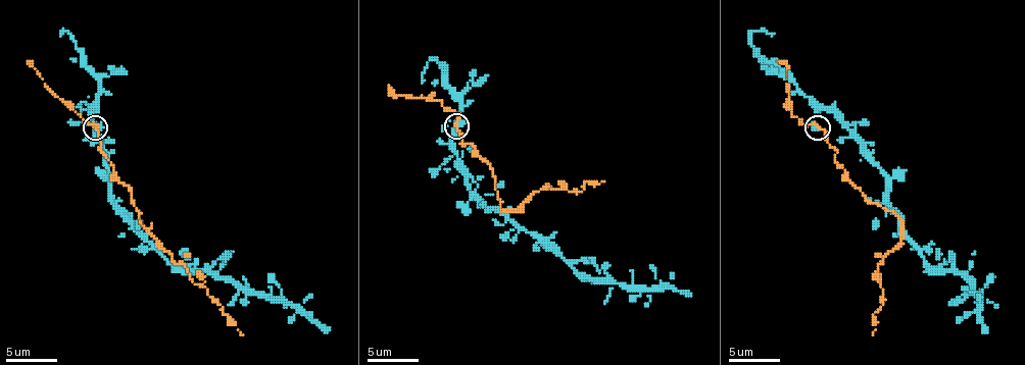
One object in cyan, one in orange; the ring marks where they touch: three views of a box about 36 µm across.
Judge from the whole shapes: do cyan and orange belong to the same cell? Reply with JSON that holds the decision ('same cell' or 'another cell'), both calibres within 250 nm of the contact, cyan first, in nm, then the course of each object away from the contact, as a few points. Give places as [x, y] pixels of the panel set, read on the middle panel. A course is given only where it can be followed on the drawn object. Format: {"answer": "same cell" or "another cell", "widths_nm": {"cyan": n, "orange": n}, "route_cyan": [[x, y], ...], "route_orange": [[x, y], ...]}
{"answer": "same cell", "widths_nm": {"cyan": 400, "orange": 150}, "route_cyan": [[457, 125], [462, 123], [452, 141], [470, 194], [485, 207], [497, 207], [548, 243], [579, 272], [690, 296]], "route_orange": [[457, 125], [462, 144], [492, 171], [502, 209], [518, 209], [546, 187], [582, 192], [587, 181], [604, 181]]}

